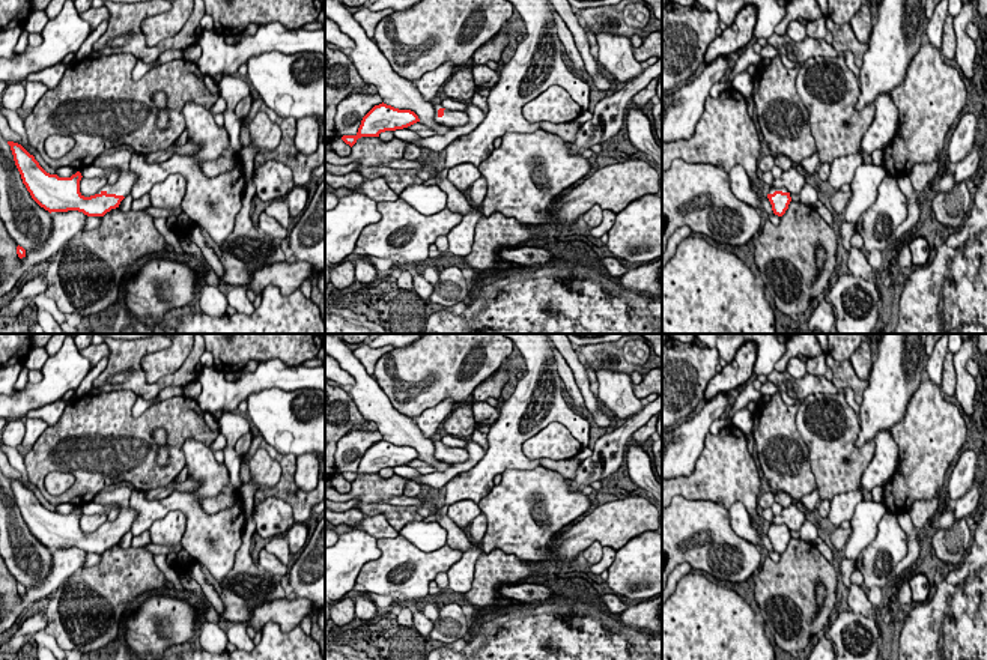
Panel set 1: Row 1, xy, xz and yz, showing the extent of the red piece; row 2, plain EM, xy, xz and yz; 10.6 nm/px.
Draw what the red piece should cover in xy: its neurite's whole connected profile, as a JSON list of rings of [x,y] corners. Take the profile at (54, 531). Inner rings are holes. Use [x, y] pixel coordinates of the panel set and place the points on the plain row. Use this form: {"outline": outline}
{"outline": [[[8,478],[8,481],[32,535],[50,550],[78,547],[87,553],[104,553],[111,546],[119,544],[120,538],[131,531],[137,517],[129,508],[132,490],[128,486],[105,489],[93,498],[93,502],[101,505],[119,504],[117,519],[114,522],[107,520],[95,532],[84,534],[80,529],[80,517],[83,514],[80,508],[71,514],[50,511],[21,481],[14,478]]]}

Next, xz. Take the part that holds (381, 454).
{"outline": [[[387,441],[375,442],[361,457],[355,472],[343,472],[342,477],[351,484],[361,474],[379,474],[381,469],[408,465],[420,459],[411,447],[399,447]]]}

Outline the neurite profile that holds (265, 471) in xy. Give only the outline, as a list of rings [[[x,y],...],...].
[[[257,448],[251,457],[245,459],[250,481],[242,483],[239,493],[244,504],[244,514],[250,516],[254,508],[254,495],[260,487],[272,487],[280,481],[281,466],[274,460],[266,450]]]

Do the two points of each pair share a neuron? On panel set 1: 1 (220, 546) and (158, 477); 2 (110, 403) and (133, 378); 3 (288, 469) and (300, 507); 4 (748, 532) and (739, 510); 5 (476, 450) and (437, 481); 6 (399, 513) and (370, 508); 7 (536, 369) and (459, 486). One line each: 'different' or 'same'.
1: different
2: different
3: same
4: same
5: same
6: same
7: same

